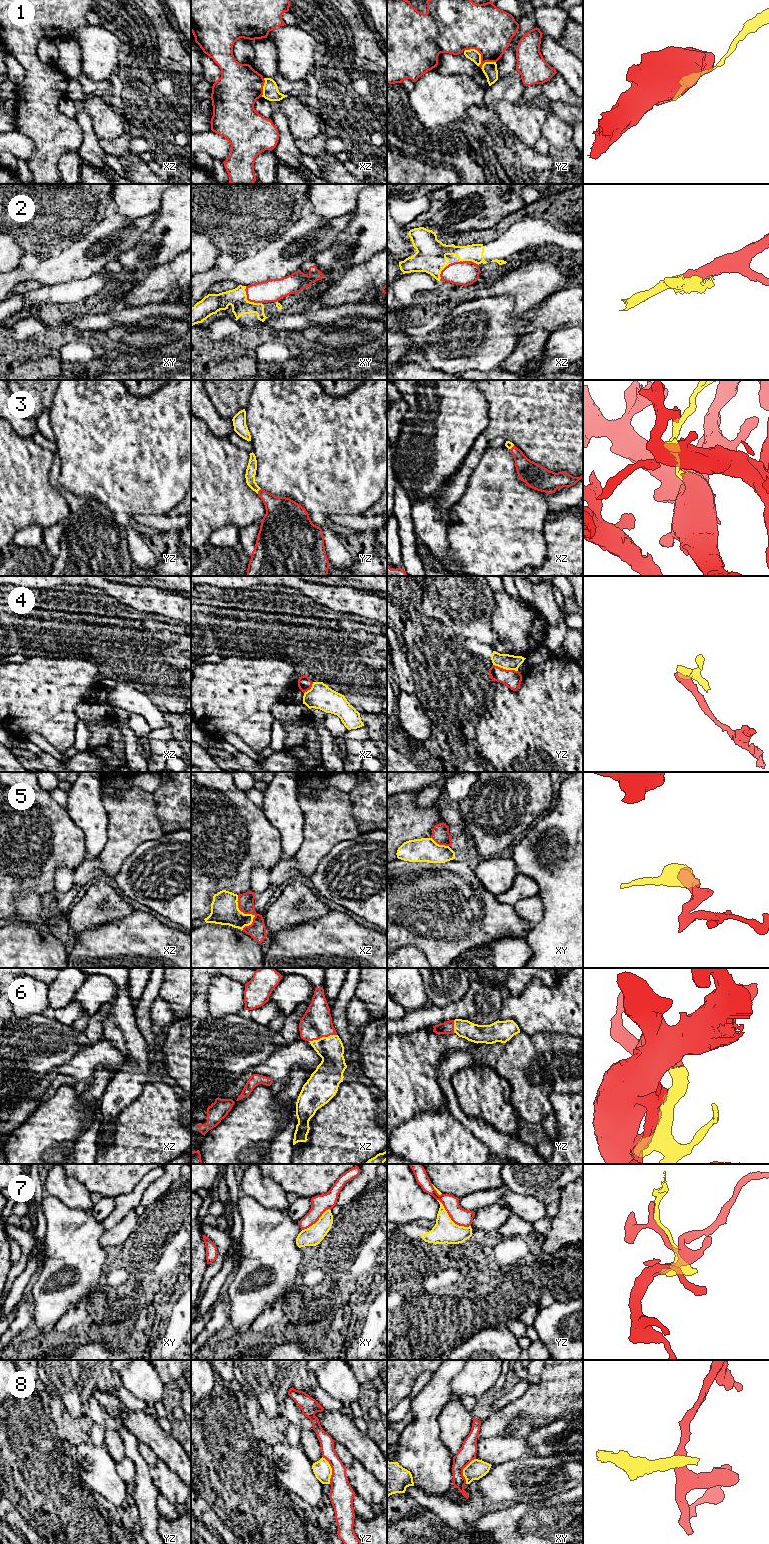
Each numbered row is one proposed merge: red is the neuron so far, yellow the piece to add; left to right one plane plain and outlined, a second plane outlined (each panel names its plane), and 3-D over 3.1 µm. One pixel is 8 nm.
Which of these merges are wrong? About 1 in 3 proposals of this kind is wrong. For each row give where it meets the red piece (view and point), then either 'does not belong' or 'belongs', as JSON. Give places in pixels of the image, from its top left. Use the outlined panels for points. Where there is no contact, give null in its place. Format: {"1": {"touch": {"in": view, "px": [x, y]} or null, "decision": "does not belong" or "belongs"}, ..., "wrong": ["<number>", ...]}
{"1": {"touch": {"in": "yz", "px": [481, 58]}, "decision": "does not belong"}, "2": {"touch": {"in": "xy", "px": [248, 300]}, "decision": "belongs"}, "3": {"touch": {"in": "yz", "px": [258, 491]}, "decision": "belongs"}, "4": {"touch": {"in": "yz", "px": [505, 669]}, "decision": "does not belong"}, "5": {"touch": {"in": "xz", "px": [248, 913]}, "decision": "does not belong"}, "6": {"touch": {"in": "xz", "px": [322, 1036]}, "decision": "belongs"}, "7": {"touch": {"in": "yz", "px": [451, 1219]}, "decision": "does not belong"}, "8": {"touch": {"in": "yz", "px": [332, 1470]}, "decision": "does not belong"}, "wrong": ["1", "4", "5", "7", "8"]}

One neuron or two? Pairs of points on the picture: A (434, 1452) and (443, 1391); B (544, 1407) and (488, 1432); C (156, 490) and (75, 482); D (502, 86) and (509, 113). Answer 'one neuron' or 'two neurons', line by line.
A: one neuron
B: one neuron
C: one neuron
D: two neurons

